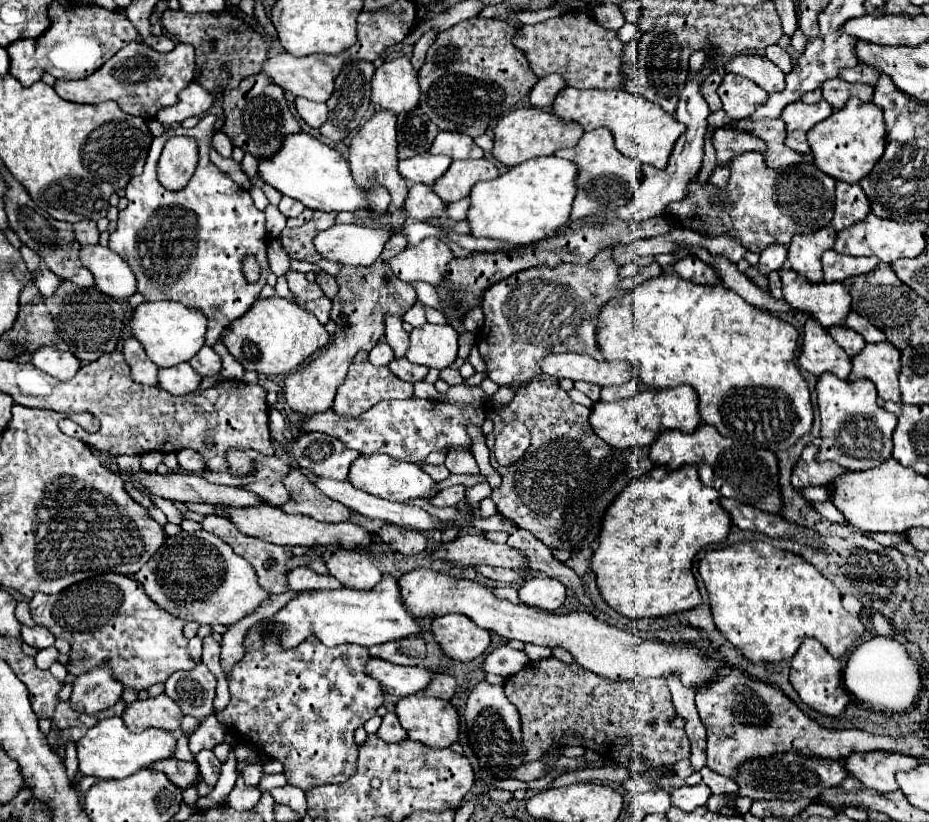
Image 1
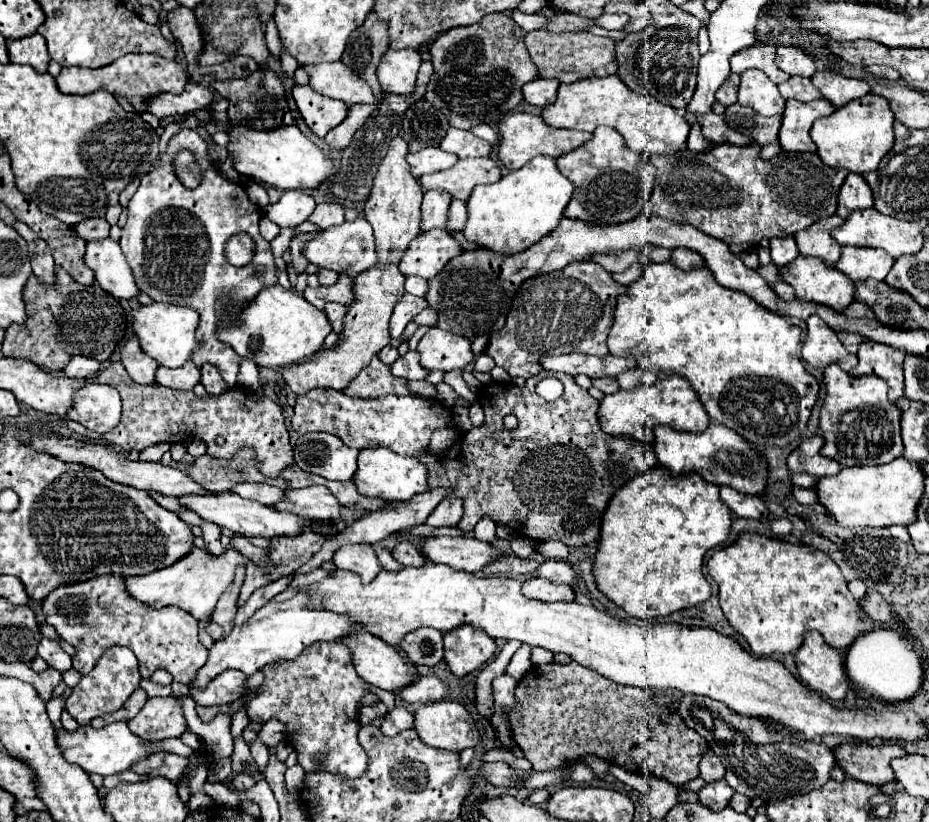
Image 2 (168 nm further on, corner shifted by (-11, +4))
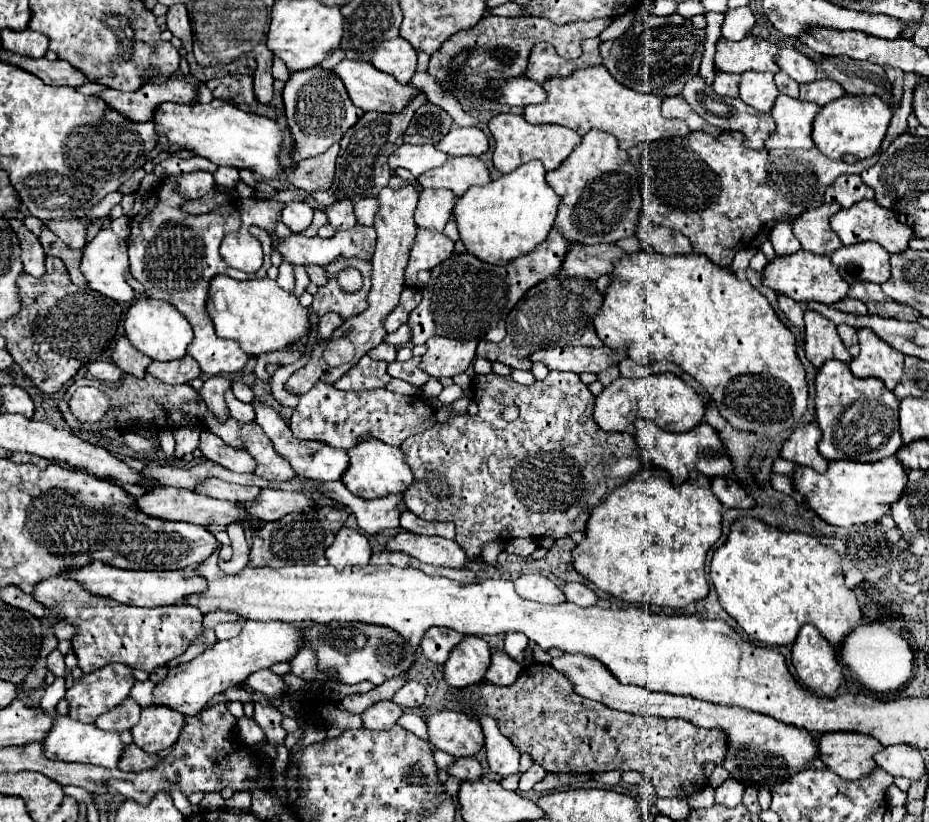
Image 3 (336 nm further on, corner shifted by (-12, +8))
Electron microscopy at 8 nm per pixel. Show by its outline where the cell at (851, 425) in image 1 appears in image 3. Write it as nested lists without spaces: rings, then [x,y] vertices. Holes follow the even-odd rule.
[[[830,359],[816,373],[816,421],[822,429],[818,451],[824,459],[874,463],[896,455],[902,447],[898,427],[898,397],[880,379],[856,379],[846,363]]]

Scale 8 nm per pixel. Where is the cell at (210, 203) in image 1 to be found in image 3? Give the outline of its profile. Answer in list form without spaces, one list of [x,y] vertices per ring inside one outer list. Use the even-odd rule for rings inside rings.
[[[172,181],[164,183],[160,187],[158,197],[156,197],[156,193],[152,193],[150,199],[144,201],[142,213],[132,219],[132,235],[130,235],[130,245],[128,245],[130,271],[144,285],[148,297],[168,301],[170,305],[174,305],[180,311],[180,315],[184,315],[184,319],[188,319],[188,323],[194,329],[194,341],[188,345],[188,353],[198,361],[202,373],[206,373],[206,375],[234,373],[234,371],[240,371],[246,365],[248,355],[242,351],[242,347],[236,341],[216,337],[214,325],[212,325],[212,321],[206,313],[208,283],[218,273],[224,273],[224,275],[230,275],[230,277],[236,277],[236,279],[266,277],[266,269],[272,265],[270,263],[272,239],[264,229],[250,227],[250,233],[262,243],[266,263],[254,275],[226,273],[230,267],[222,261],[218,249],[220,249],[222,239],[228,233],[238,231],[240,225],[242,225],[236,205],[220,205],[220,207],[216,207],[214,211],[210,211],[206,215],[194,217],[194,215],[188,215],[180,209],[182,203],[184,203],[184,199],[176,193],[176,187],[174,187]],[[160,199],[166,201],[164,207],[162,207]]]

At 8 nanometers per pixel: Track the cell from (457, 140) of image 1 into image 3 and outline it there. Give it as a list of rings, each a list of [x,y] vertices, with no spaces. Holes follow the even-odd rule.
[[[454,127],[436,145],[446,155],[484,155],[488,151],[488,137],[476,127]]]

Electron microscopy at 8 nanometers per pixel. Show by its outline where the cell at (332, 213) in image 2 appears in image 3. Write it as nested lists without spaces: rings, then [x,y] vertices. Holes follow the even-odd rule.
[[[342,199],[336,201],[332,205],[328,205],[326,209],[328,213],[328,223],[338,229],[338,231],[346,231],[348,227],[356,225],[356,215],[354,215],[354,203],[350,199]]]

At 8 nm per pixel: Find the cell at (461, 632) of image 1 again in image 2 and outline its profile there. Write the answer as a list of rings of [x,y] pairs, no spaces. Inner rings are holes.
[[[471,625],[455,627],[455,631],[443,633],[443,641],[445,641],[445,661],[449,669],[459,677],[487,663],[497,651],[497,643],[489,639],[487,633]]]

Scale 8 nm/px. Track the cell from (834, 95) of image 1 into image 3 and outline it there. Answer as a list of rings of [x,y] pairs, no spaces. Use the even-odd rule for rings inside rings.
[[[820,79],[820,81],[800,85],[800,99],[816,103],[816,105],[826,105],[840,95],[844,95],[844,89],[830,79]]]

